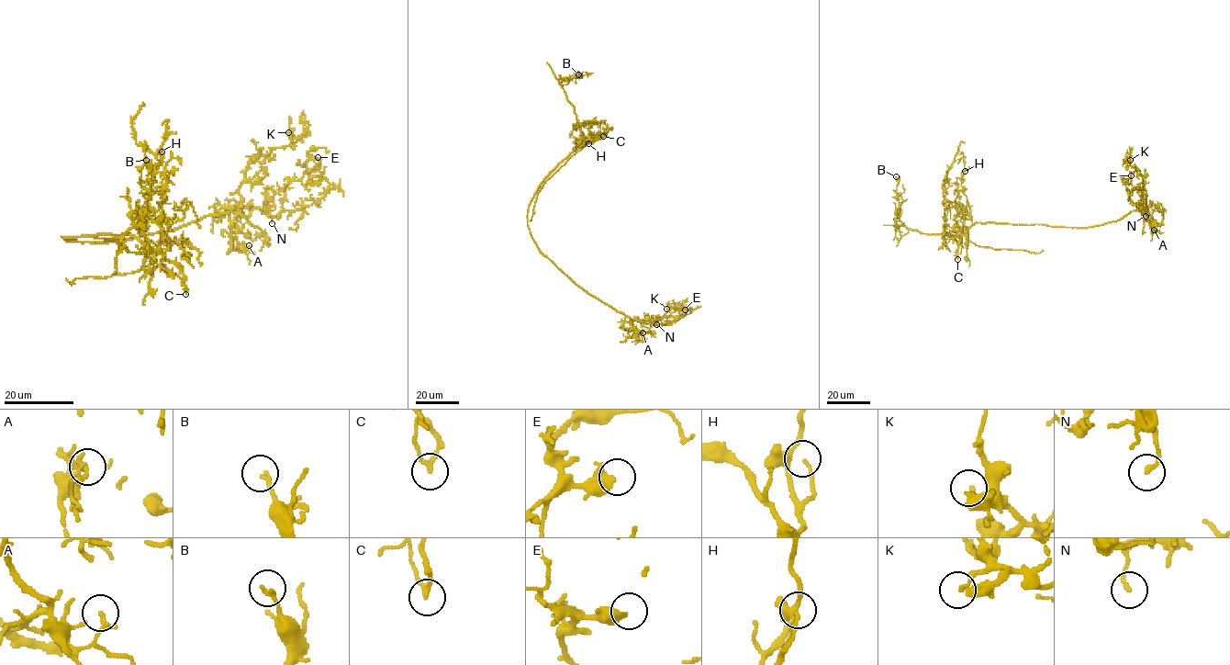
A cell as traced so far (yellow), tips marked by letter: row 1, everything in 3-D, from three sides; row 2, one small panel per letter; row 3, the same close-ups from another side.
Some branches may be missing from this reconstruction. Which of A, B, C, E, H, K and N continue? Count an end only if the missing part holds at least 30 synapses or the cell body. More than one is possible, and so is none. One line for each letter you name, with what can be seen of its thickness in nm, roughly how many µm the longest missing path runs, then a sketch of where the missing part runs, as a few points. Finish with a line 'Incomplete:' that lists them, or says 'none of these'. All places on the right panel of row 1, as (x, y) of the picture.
C: calibre 160 nm; missing 15 µm; course (957, 259), (949, 246)
Incomplete: C

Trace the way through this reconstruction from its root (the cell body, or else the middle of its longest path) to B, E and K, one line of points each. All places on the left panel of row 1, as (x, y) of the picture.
B: (66, 241), (63, 237), (133, 235), (150, 255), (129, 253), (116, 241), (143, 221), (150, 196), (146, 160)
E: (66, 241), (120, 242), (170, 231), (208, 215), (248, 216), (300, 179), (307, 162), (318, 157)
K: (66, 241), (132, 240), (235, 212), (244, 170), (254, 158), (291, 145), (297, 139), (288, 132)

